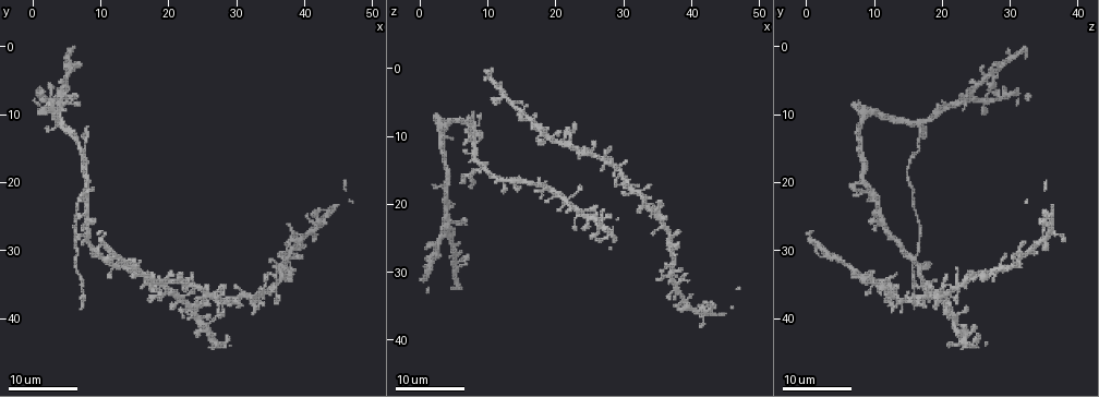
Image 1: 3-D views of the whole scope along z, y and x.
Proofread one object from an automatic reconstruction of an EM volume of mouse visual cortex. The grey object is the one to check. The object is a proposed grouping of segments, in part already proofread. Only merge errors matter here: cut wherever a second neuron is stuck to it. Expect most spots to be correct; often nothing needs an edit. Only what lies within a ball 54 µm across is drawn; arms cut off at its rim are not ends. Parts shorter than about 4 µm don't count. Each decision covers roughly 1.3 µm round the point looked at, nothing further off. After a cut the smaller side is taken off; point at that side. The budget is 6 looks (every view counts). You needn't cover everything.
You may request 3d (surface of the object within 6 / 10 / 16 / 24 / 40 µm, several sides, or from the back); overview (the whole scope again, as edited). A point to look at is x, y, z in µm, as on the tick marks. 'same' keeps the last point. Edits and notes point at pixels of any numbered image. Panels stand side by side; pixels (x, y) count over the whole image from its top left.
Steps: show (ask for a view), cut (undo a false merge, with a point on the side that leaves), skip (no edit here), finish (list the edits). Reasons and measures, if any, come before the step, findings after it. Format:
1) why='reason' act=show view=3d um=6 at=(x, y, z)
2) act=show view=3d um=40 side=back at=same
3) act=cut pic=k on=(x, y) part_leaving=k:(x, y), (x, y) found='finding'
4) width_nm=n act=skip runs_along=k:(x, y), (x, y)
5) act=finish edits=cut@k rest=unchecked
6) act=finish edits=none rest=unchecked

why='four arms meet' act=show view=3d um=16 at=(8.0, 21.0, 9.0)

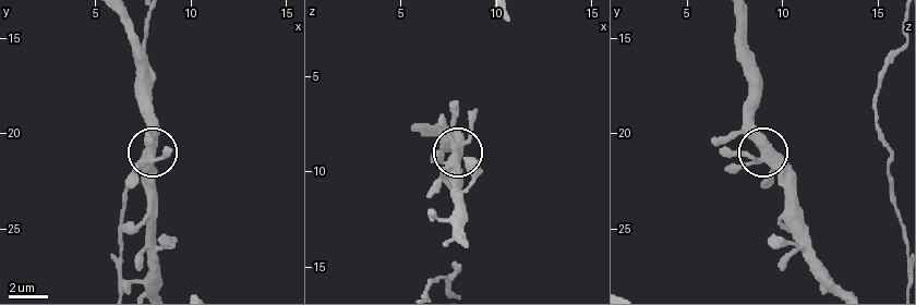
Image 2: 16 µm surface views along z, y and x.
act=show view=3d um=6 at=(7.8, 21.4, 8.9)

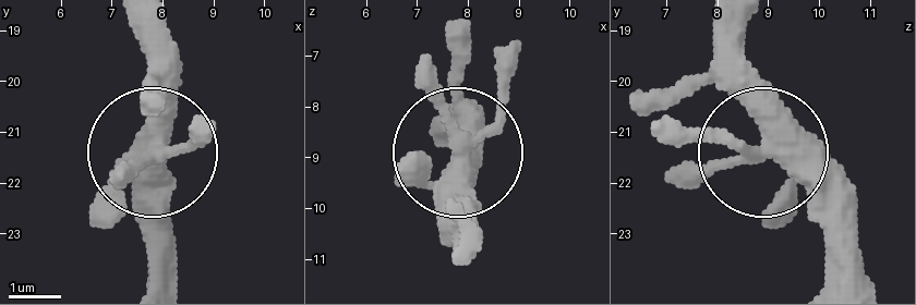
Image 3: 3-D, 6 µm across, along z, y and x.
width_nm=380 act=skip runs_along=3:(172, 275), (155, 161), (207, 144) found='continuous, no second neuron'

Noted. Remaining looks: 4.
why='four or more arms meet' act=show view=3d um=16 at=(24.0, 39.5, 21.5)

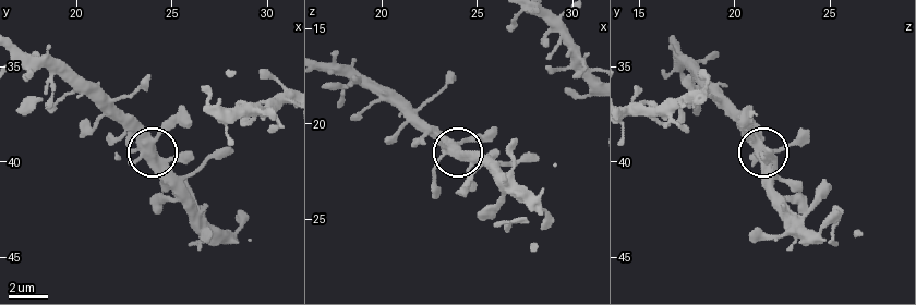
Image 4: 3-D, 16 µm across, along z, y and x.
why='closer look' act=show view=3d um=6 at=(23.9, 39.1, 21.2)

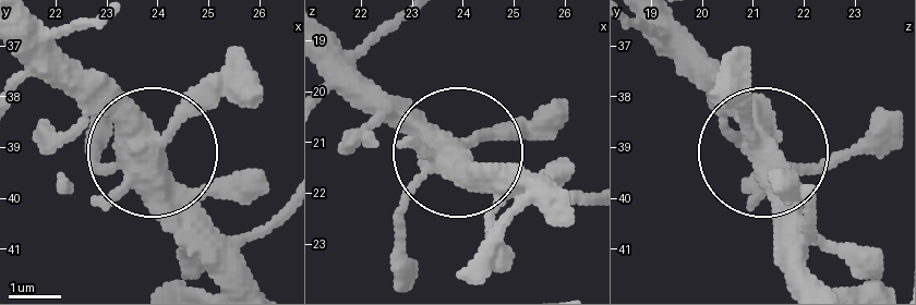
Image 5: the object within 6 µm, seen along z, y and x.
arms=5 act=skip runs_along=5:(17, 25), (147, 147), (234, 69) found='continuous, no second neuron'

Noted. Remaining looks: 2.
why='two arms in line, one across' act=show view=3d um=16 at=(3.5, 7.5, 24.0)

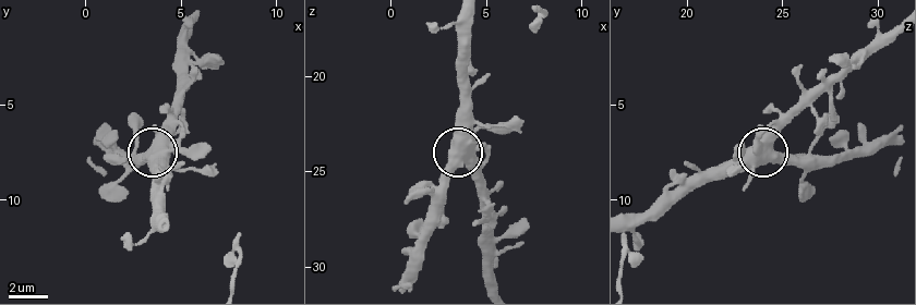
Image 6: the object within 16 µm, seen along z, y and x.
act=show view=3d um=10 at=same

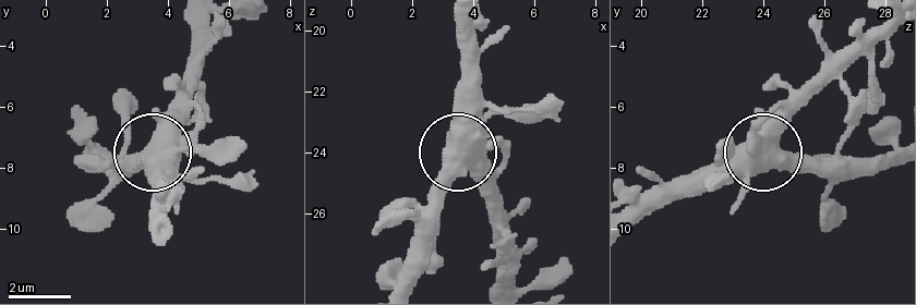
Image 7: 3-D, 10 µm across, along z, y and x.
act=skip found='all the same neuron'

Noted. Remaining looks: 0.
act=finish edits=none rest=unchecked

